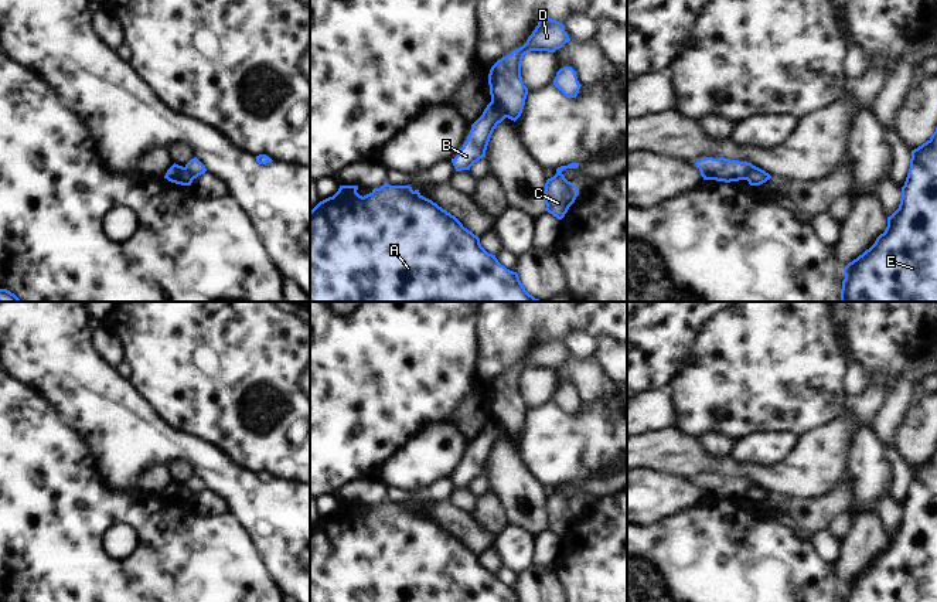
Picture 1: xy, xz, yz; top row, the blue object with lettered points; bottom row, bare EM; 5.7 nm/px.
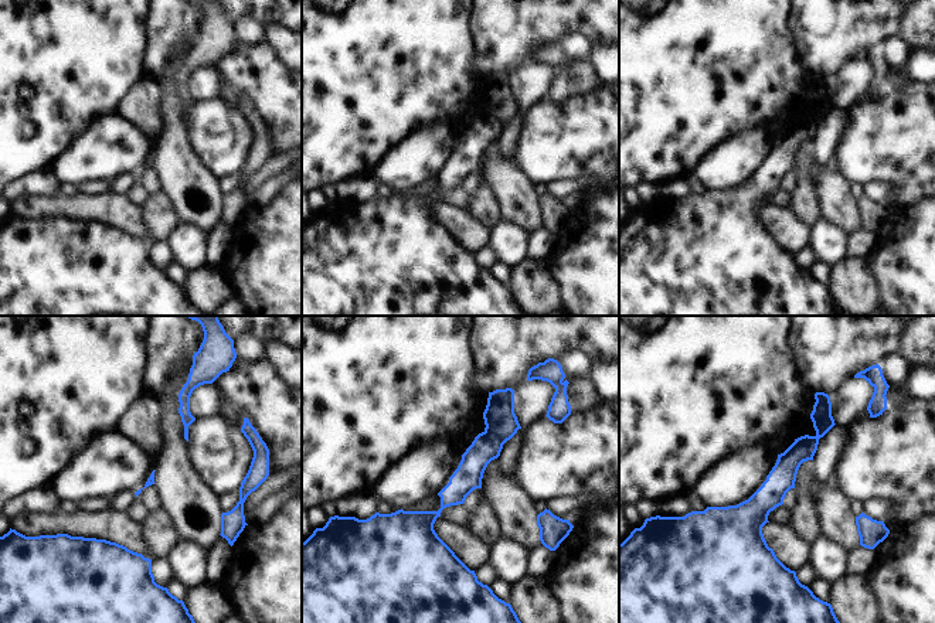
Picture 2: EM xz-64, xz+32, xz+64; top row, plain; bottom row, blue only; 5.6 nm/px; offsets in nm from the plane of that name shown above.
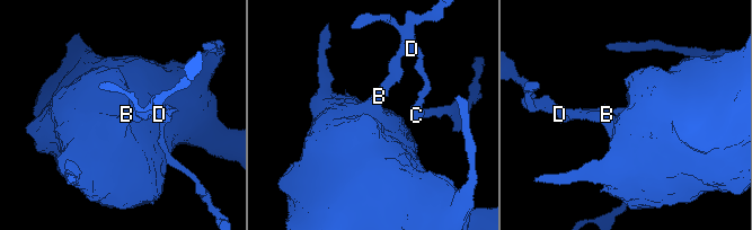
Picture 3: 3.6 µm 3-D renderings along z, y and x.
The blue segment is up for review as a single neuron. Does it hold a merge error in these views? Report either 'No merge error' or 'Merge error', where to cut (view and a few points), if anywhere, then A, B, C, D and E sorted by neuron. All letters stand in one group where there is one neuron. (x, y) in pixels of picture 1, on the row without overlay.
Merge error. Split along xz (491, 417), (506, 428), (507, 434). Groups: A B E / C D.

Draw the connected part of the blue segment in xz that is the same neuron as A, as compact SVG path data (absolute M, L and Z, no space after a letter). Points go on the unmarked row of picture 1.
M388 500L364 514L357 507L358 503L340 503L333 514L320 518L310 528L310 602L522 602L518 591L507 586L495 572L488 571L477 552L464 545L454 533L423 514L419 507L413 509L410 503Z

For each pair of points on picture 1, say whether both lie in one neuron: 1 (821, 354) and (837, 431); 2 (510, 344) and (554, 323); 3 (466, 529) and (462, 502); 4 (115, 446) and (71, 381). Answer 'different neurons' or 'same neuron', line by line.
1: different neurons
2: same neuron
3: different neurons
4: same neuron

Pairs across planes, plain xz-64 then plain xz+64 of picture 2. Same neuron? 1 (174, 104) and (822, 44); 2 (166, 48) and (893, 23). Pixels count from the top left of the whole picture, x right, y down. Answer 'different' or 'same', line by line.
1: different
2: same

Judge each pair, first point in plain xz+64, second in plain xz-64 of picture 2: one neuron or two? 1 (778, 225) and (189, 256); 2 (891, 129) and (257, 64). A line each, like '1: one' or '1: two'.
1: two
2: two

